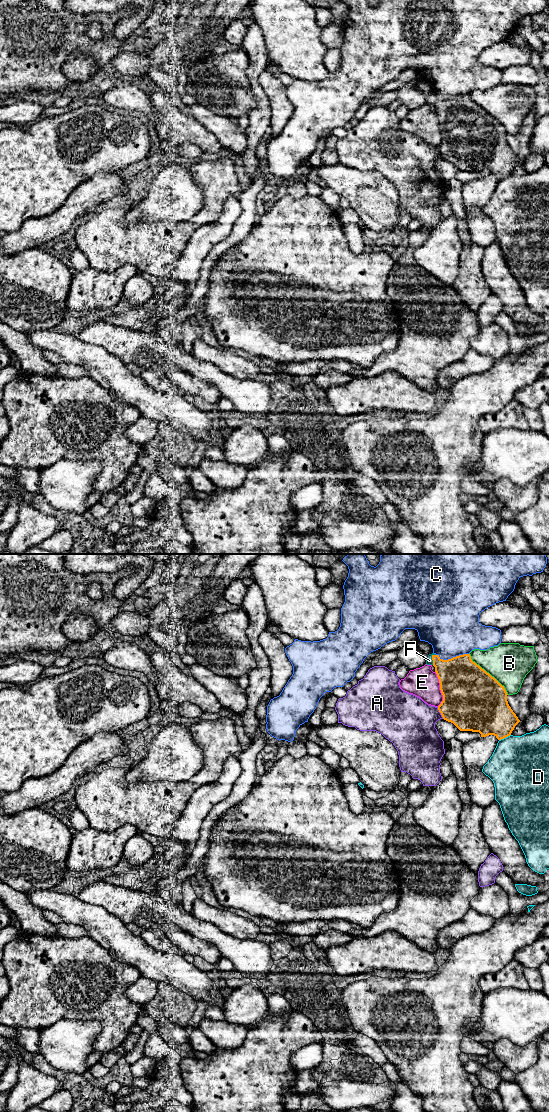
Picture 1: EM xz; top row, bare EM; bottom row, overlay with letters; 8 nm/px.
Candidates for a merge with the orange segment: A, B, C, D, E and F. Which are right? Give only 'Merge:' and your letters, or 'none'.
Merge: F

